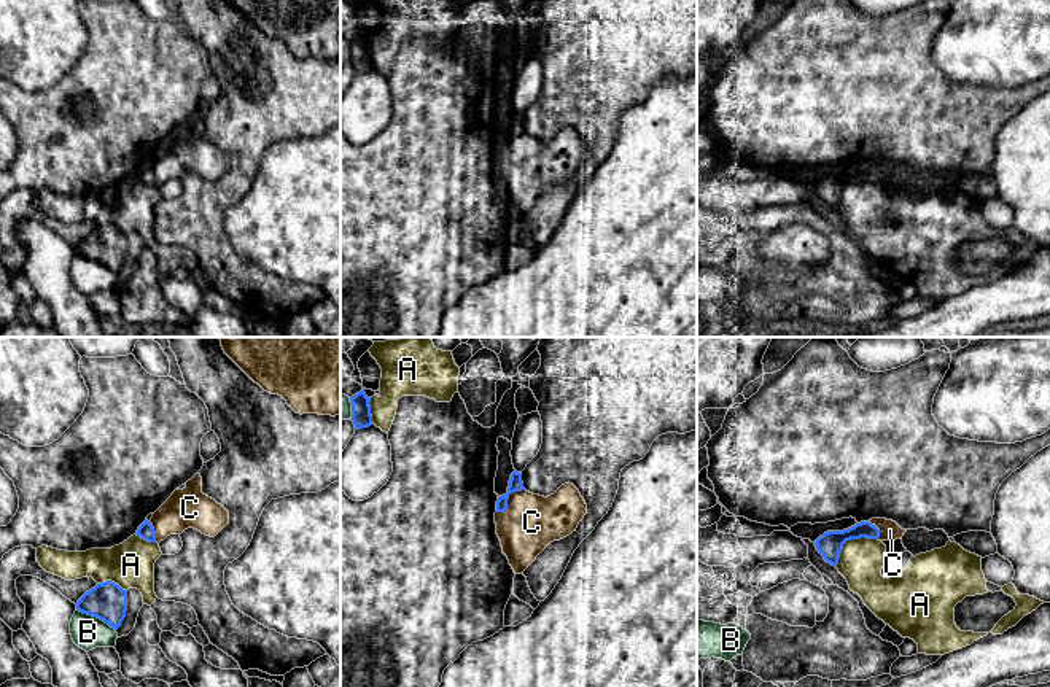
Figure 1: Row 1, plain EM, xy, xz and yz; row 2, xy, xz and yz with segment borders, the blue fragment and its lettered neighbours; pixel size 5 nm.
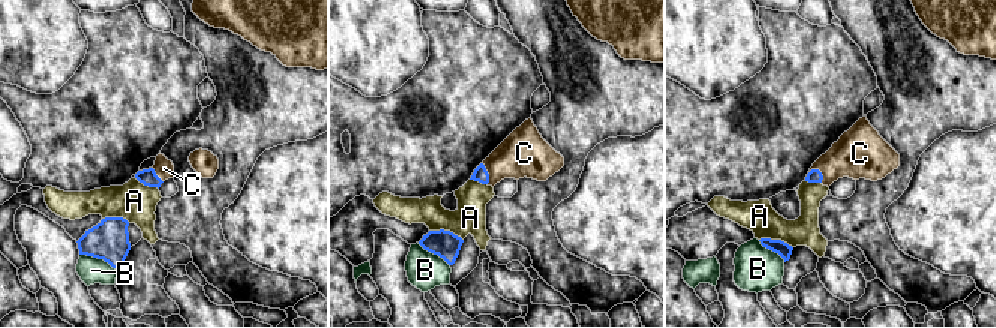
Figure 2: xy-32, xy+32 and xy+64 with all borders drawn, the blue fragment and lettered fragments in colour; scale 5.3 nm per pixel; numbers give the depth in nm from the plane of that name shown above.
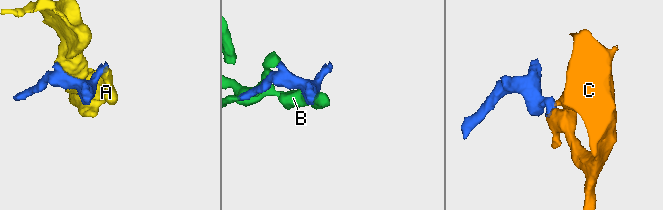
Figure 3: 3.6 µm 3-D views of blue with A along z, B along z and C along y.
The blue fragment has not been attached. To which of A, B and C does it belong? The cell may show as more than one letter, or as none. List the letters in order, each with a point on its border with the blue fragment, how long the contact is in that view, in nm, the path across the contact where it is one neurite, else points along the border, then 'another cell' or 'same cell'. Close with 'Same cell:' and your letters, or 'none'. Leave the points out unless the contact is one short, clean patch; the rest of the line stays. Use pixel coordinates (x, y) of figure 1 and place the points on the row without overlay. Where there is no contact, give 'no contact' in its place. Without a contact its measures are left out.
A: contact yz (848, 183); length 260 nm; another cell
B: contact xy (96, 260); length 240 nm; another cell
C: contact xz (508, 142); length 190 nm; way xz (516, 128), (508, 142), (532, 166); same cell
Same cell: C

